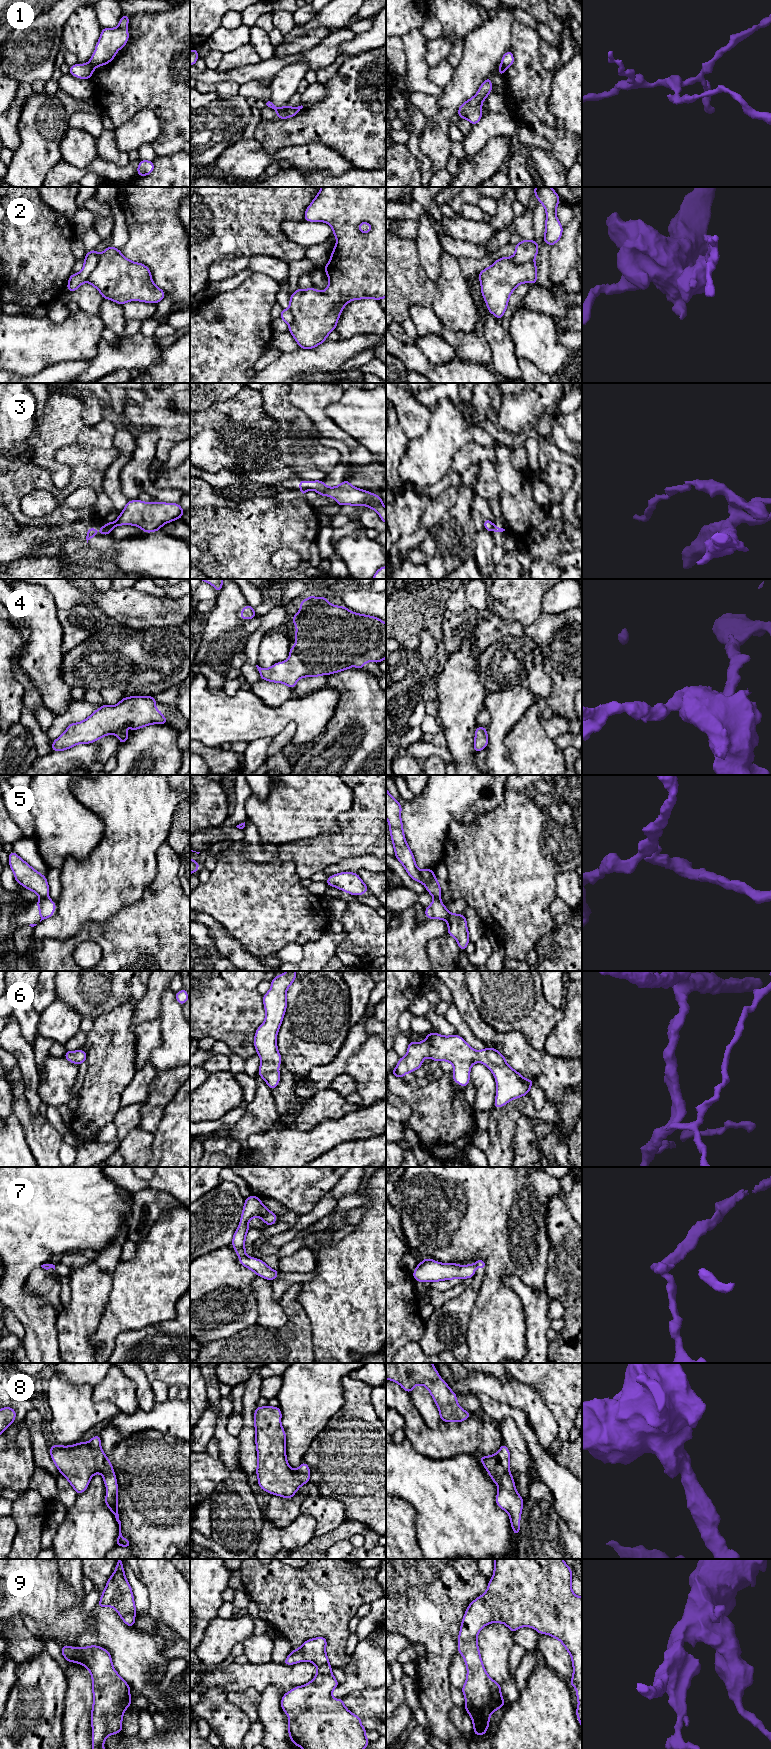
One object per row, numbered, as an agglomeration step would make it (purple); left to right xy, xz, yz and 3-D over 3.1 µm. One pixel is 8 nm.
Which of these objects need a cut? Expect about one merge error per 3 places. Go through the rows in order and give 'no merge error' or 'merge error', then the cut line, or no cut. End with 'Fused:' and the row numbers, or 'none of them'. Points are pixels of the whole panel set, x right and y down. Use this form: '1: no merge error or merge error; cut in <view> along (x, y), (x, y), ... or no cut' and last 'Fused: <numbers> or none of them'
1: merge error; cut in xz along (289, 107), (278, 113)
2: merge error; cut in xy along (99, 255), (98, 262), (87, 280)
3: merge error; cut in xy along (105, 526), (110, 524), (113, 528)
4: no merge error; no cut
5: merge error; cut in xy along (47, 897), (41, 899)
6: no merge error; no cut
7: merge error; cut in xz along (245, 1255), (240, 1257)
8: no merge error; no cut
9: no merge error; no cut
Fused: 1, 2, 3, 5, 7

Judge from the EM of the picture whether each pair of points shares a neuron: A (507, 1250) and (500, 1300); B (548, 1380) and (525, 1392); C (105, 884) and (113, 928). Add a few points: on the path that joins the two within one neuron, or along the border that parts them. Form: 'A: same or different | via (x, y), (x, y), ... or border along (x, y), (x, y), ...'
A: same | via (500, 1262), (497, 1267), (497, 1288)
B: different | border along (513, 1377), (531, 1385), (548, 1406)
C: different | border along (130, 904), (120, 909), (103, 923), (88, 923)

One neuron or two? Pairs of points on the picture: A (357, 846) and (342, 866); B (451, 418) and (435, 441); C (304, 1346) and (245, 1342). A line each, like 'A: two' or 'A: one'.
A: two
B: one
C: one

